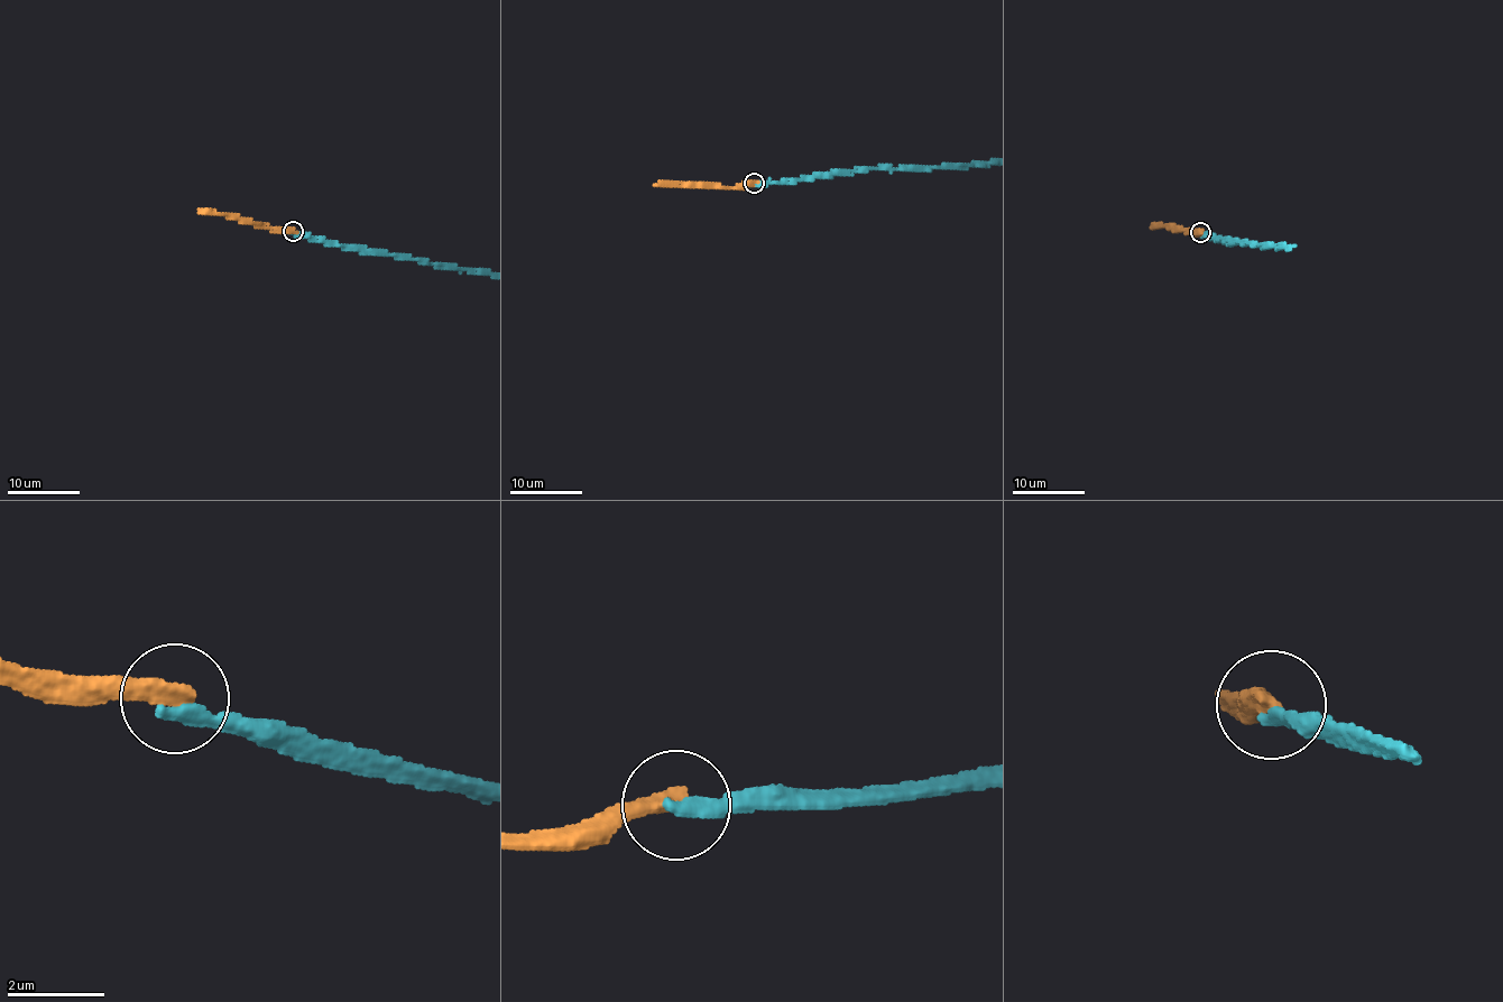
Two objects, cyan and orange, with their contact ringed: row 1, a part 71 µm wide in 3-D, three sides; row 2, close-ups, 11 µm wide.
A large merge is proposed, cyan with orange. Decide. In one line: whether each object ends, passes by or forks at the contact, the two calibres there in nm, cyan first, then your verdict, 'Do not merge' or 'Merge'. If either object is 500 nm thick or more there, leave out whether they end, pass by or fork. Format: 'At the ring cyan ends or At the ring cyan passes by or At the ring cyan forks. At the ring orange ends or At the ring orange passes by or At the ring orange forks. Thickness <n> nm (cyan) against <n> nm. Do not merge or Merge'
At the ring cyan ends. At the ring orange ends. Thickness 320 nm (cyan) against 400 nm. Do not merge

